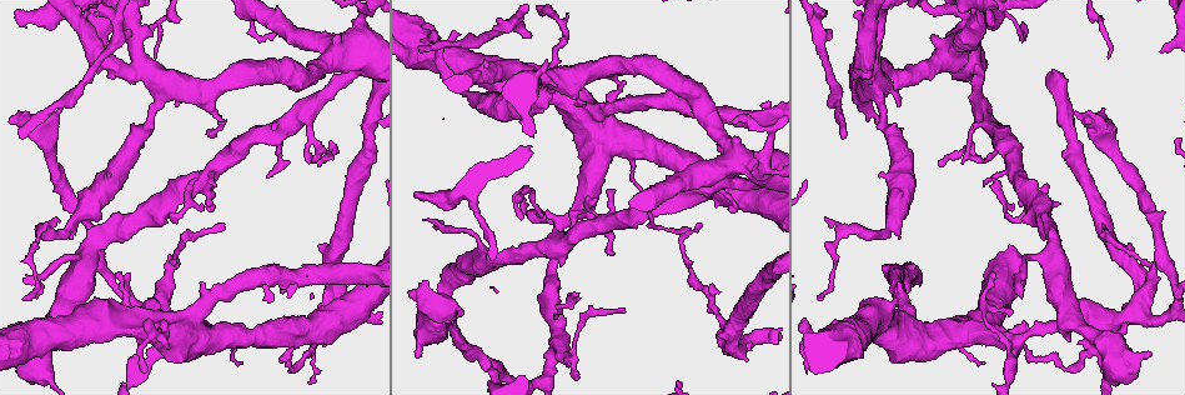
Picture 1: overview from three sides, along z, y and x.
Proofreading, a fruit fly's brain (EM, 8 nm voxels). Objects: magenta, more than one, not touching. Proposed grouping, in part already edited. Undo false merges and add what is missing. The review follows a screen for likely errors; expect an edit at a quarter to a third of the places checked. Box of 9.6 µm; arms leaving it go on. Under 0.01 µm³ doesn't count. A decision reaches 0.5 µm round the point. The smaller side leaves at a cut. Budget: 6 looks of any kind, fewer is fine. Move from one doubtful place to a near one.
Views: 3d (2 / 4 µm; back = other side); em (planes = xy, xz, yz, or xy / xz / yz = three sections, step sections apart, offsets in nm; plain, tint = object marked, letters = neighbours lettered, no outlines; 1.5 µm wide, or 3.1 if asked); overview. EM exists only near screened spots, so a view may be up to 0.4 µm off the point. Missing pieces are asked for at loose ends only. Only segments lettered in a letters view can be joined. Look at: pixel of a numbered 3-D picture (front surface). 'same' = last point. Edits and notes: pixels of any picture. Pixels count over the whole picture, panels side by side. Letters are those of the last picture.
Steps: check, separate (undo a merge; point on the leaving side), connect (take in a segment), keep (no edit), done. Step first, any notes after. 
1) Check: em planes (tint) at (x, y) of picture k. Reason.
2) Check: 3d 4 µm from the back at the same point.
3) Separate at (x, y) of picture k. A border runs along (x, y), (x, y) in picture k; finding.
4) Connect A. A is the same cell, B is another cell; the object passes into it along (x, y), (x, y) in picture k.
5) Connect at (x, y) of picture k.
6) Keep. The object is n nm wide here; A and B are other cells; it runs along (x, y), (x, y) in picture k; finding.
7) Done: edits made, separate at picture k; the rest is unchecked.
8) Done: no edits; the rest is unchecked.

Check: em planes (letters) at (1160, 51) of picture 1. End of a long branch.

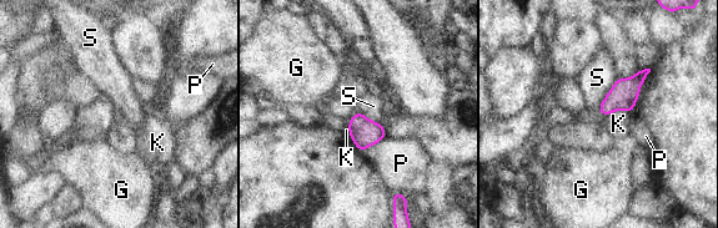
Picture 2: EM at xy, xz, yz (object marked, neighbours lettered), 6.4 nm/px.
Keep. The object is 150 nm wide here; G, K, P and S are other cells; a border runs along (619, 77), (598, 106) in picture 2; no lettered segment goes on from it.

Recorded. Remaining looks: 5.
Check: em xz step 4 (letters) at (697, 225) of picture 1.

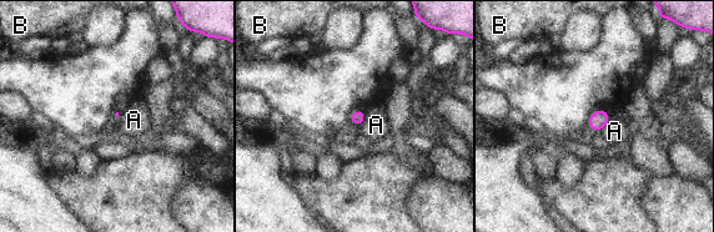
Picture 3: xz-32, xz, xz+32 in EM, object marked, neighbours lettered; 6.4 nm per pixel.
Check: em planes (letters) at the same point.

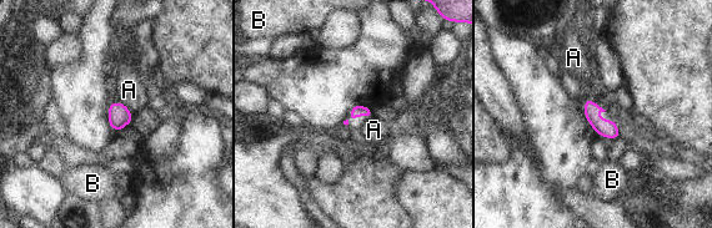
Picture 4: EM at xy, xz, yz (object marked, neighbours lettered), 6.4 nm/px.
Keep. A and B are other cells; a border runs along (119, 101), (133, 114) in picture 4; none of them fits.

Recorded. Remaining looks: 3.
Check: 3d 2 µm at (1101, 222) of picture 1. Free end.

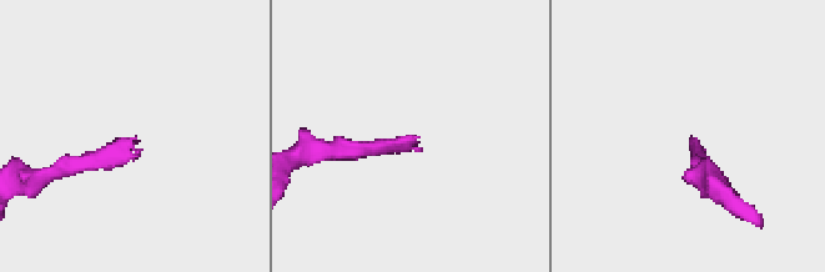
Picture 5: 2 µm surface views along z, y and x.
Check: em 3.1 µm xy step 8 (tint) at (415, 141) of picture 5.

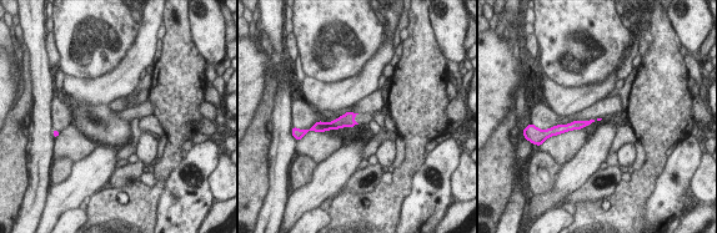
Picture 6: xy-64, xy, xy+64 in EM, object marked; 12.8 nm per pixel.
Check: em 3.1 µm xy step 8 (letters) at the same point.

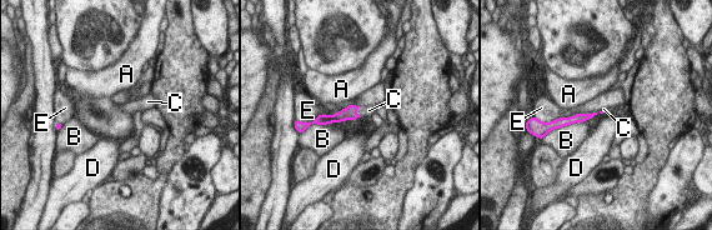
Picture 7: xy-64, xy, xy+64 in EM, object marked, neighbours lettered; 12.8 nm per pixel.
Connect C. The longest contact is with B, 360 nm; C is the same cell, A, B, D and E are other cells; the object passes into it along (350, 113), (356, 111), (364, 111) in picture 7; it goes on there.

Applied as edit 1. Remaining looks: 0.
Done: edits made, connect at picture 7; the rest is unchecked.

